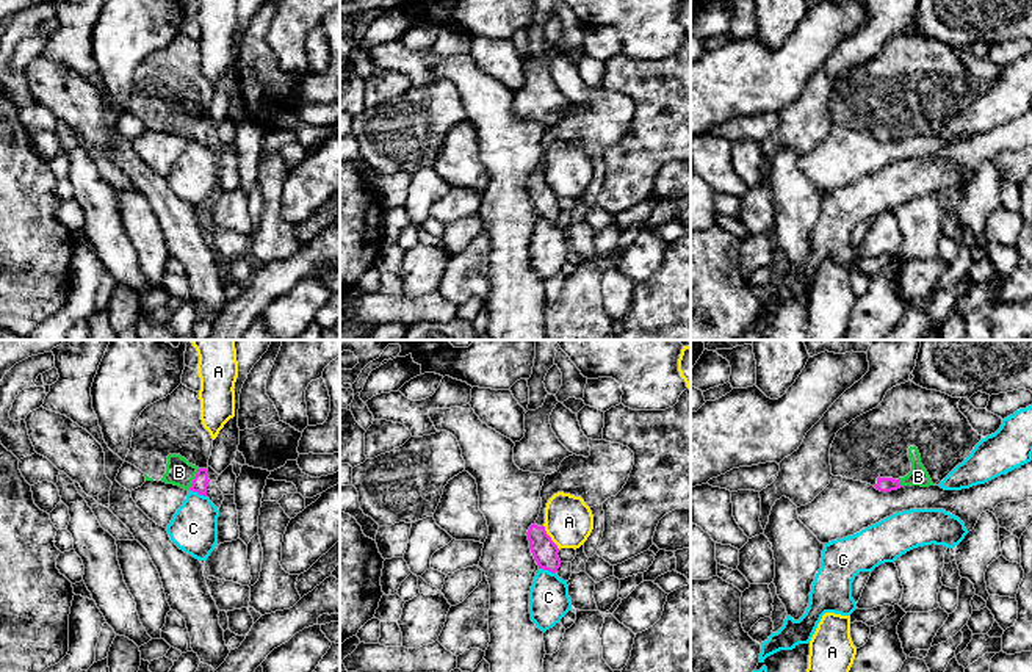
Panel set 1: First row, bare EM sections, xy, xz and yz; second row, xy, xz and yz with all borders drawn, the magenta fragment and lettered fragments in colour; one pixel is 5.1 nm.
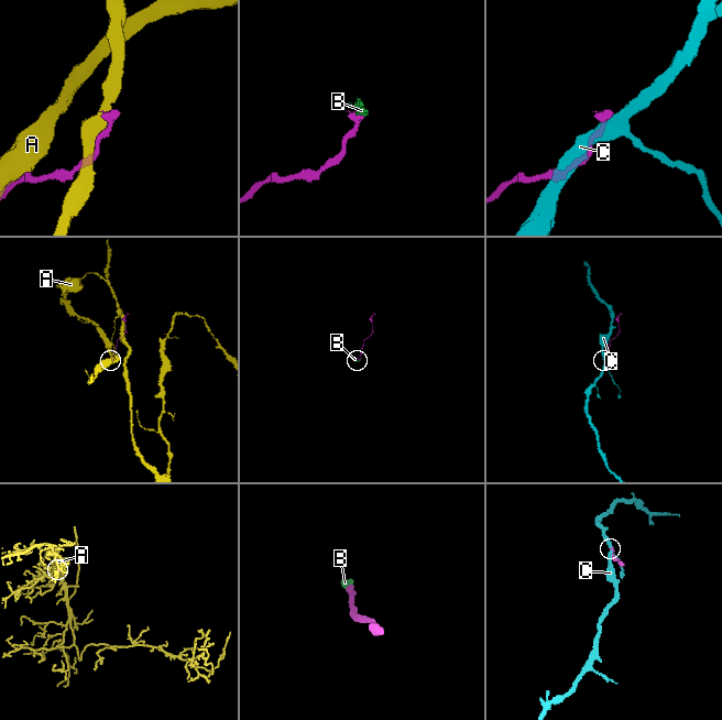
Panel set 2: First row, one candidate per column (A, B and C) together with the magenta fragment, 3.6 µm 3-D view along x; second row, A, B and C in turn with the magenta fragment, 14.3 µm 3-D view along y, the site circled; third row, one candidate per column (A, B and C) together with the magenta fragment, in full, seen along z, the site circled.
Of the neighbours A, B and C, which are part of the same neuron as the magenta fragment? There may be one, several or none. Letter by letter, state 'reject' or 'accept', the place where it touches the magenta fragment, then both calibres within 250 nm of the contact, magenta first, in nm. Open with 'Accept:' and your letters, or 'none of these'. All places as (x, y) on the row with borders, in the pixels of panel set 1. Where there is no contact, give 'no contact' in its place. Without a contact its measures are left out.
Accept: B
A: reject; meets magenta in xz at (550, 538); 130 nm thick on the magenta side, 240 nm on the other
B: accept; meets magenta in xy at (193, 480); 80 nm thick on the magenta side, 140 nm on the other
C: reject; meets magenta in xy at (198, 492); 80 nm thick on the magenta side, 240 nm on the other

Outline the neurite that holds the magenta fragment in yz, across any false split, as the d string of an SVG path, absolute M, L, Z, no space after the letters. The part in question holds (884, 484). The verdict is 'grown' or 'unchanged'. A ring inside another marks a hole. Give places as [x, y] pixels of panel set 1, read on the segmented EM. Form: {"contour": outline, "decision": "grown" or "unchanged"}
{"contour": "M911 381L893 387L875 409L836 432L830 448L832 475L868 482L880 492L938 486L982 440L960 412L960 399Z", "decision": "grown"}

